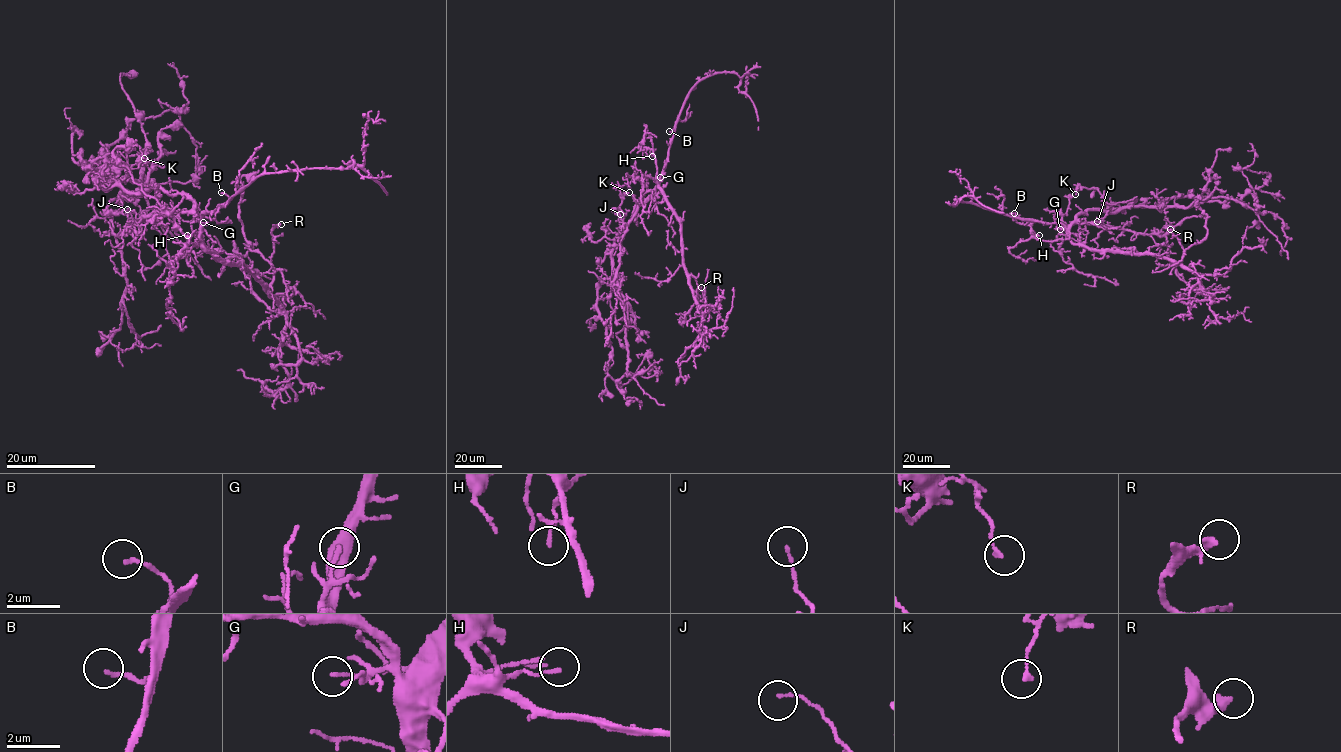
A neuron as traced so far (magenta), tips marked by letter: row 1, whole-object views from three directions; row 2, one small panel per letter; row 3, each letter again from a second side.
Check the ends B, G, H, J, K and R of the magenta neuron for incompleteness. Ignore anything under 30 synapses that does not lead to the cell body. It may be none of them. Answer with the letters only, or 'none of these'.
none of these

